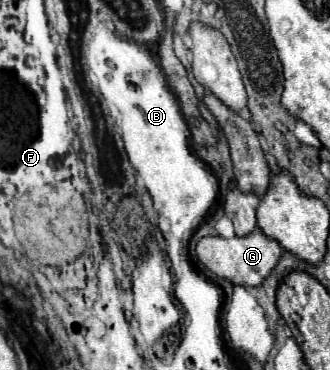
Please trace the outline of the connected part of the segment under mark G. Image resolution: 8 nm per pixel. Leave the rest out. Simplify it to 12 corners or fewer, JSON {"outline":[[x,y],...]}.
{"outline":[[260,228],[206,236],[196,256],[210,272],[260,286],[282,248]]}

